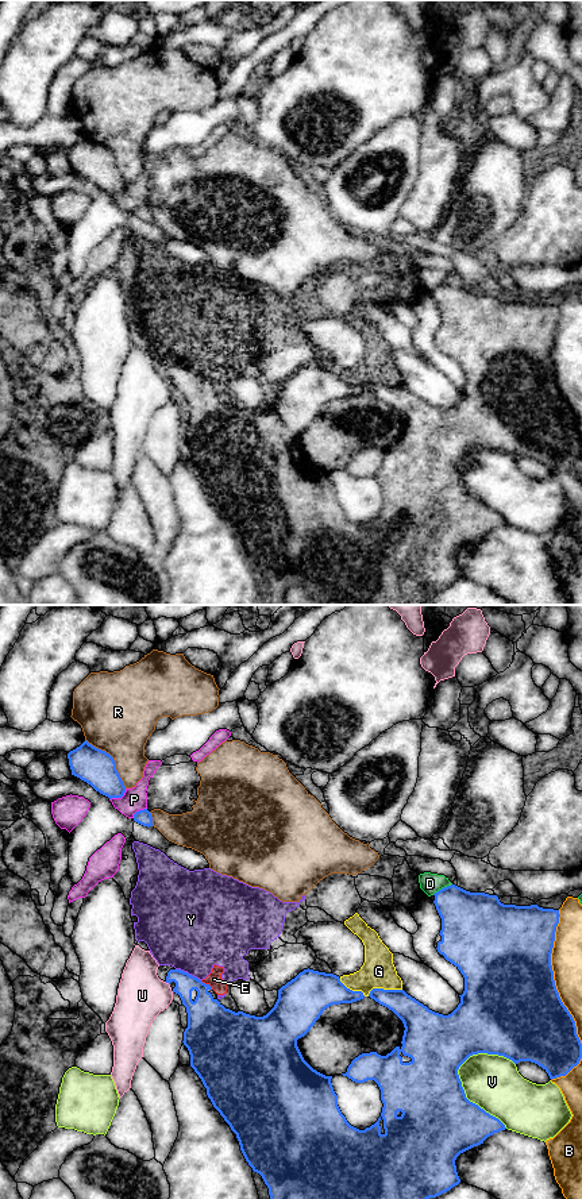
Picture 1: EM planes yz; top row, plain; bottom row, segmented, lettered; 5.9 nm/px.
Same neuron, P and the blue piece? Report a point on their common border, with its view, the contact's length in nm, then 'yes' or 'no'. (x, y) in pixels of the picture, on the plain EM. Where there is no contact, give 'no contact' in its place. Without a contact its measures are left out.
contact yz (119, 192); length 120 nm; yes

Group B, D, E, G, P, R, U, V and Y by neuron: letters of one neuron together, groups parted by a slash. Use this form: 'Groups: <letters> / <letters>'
Groups: B / D / E G Y / P / R / U / V

